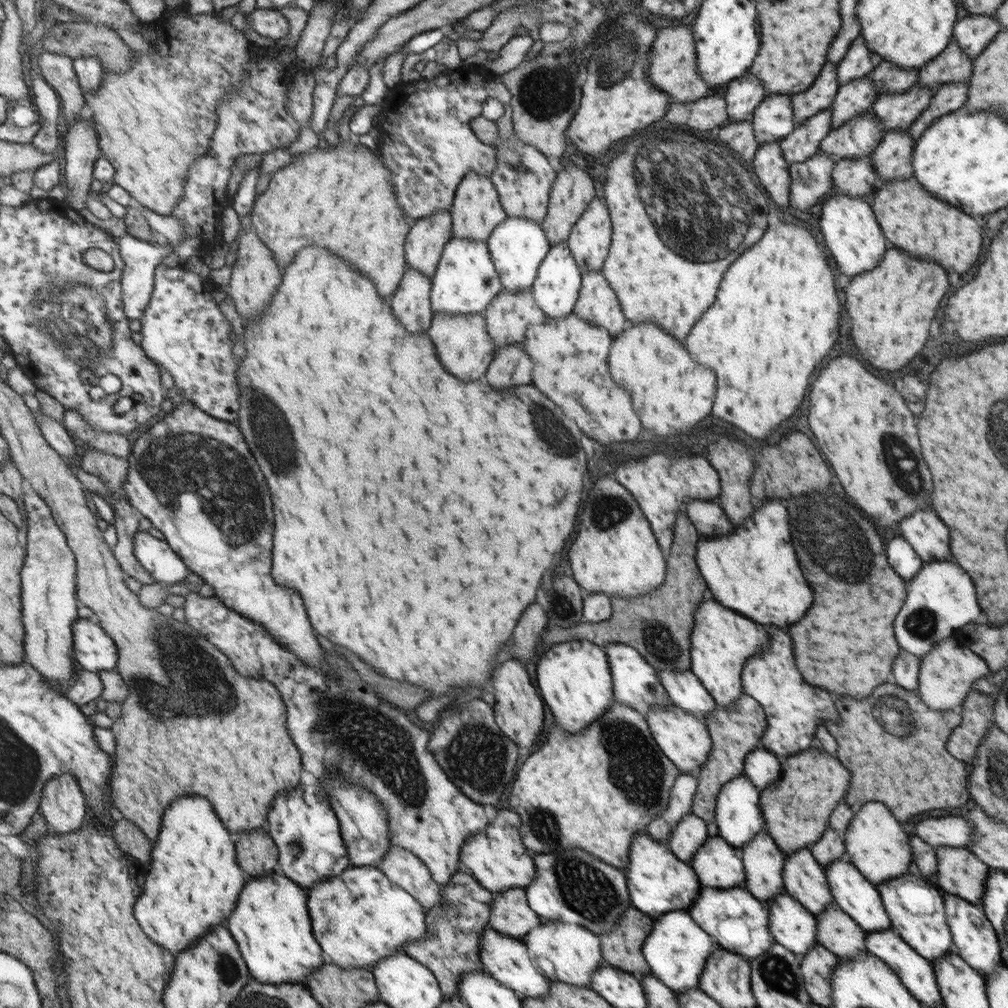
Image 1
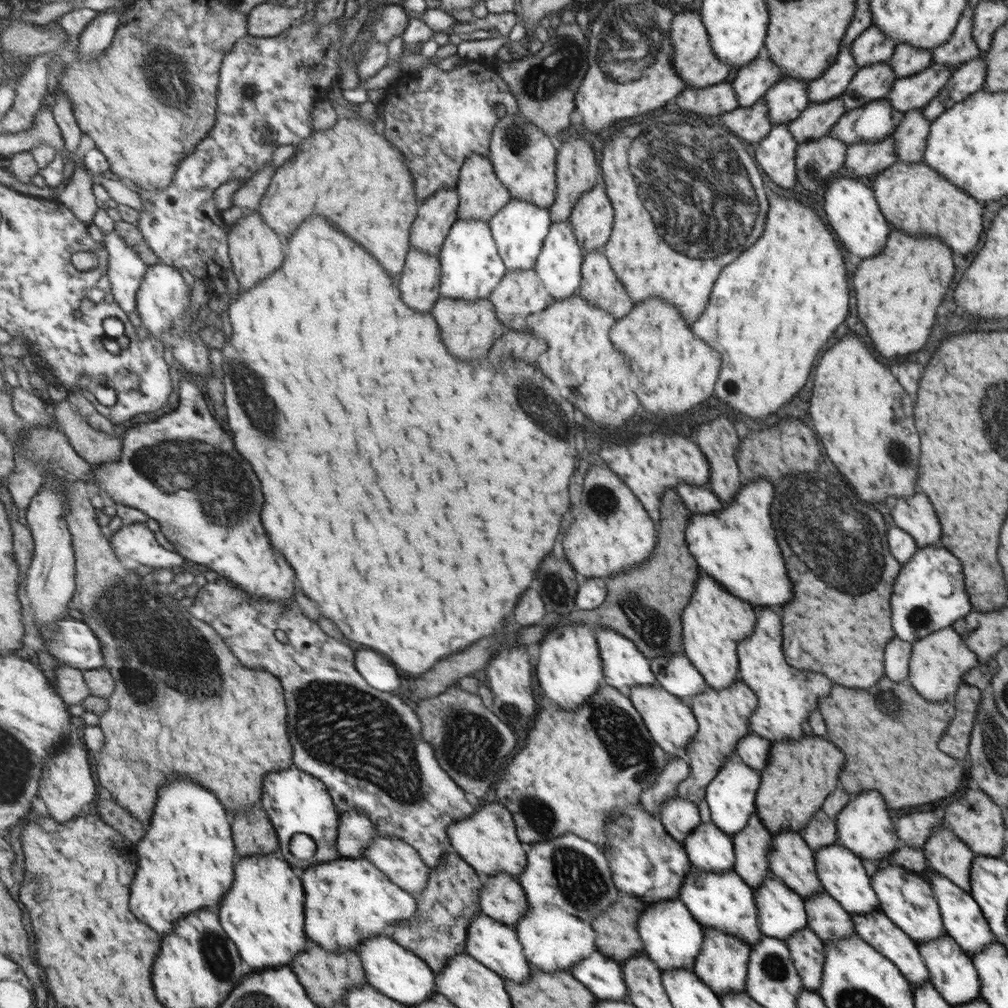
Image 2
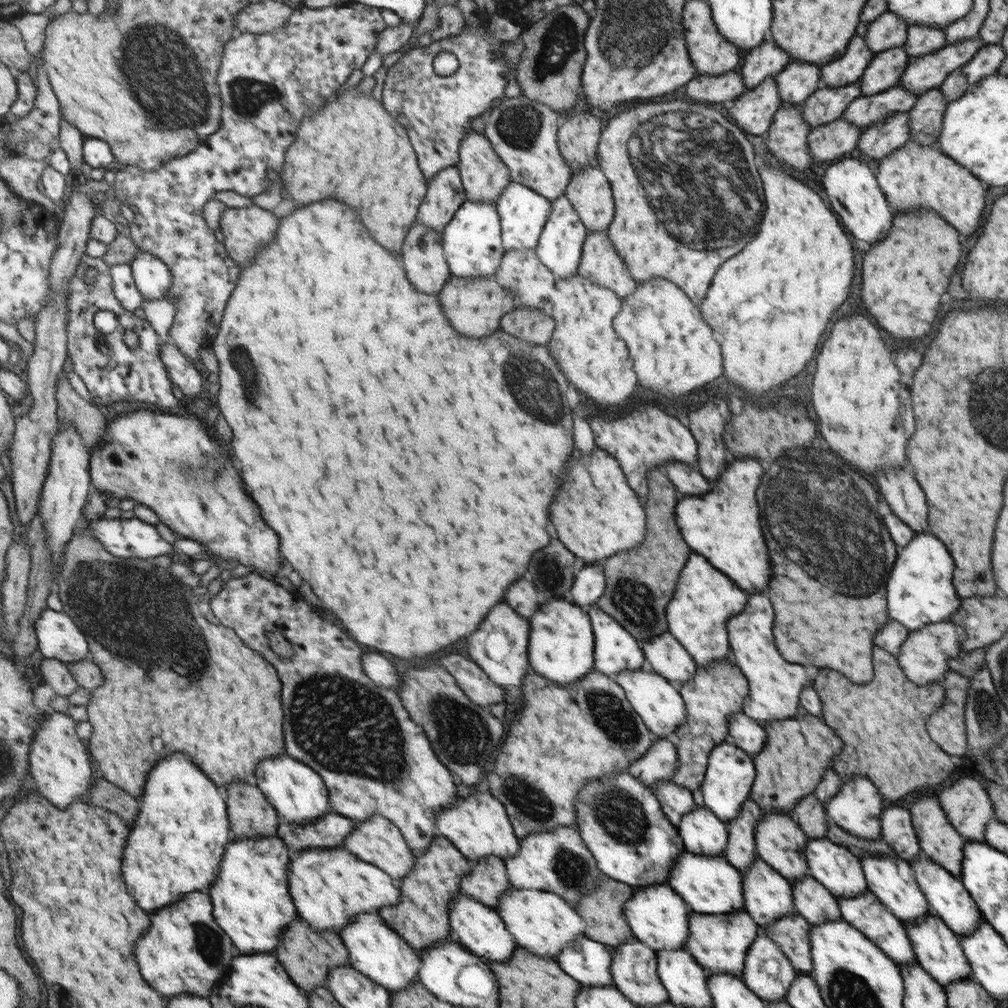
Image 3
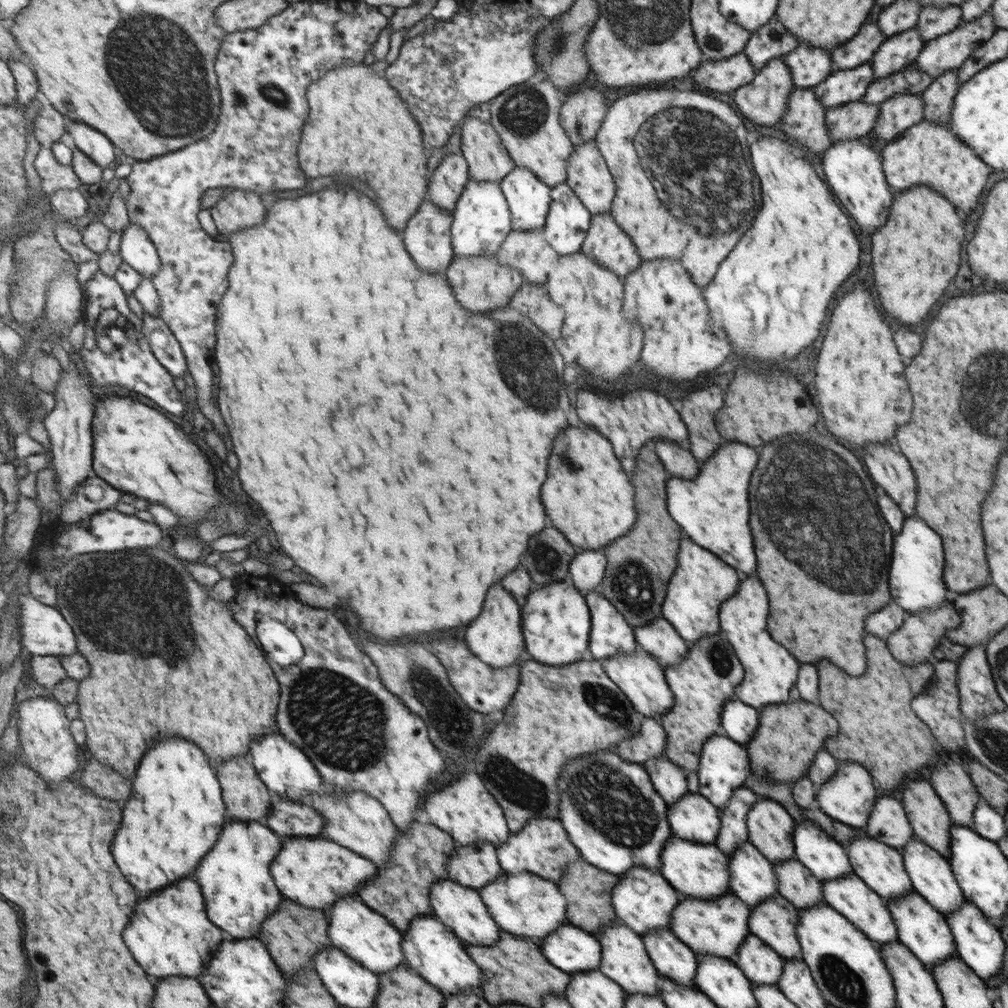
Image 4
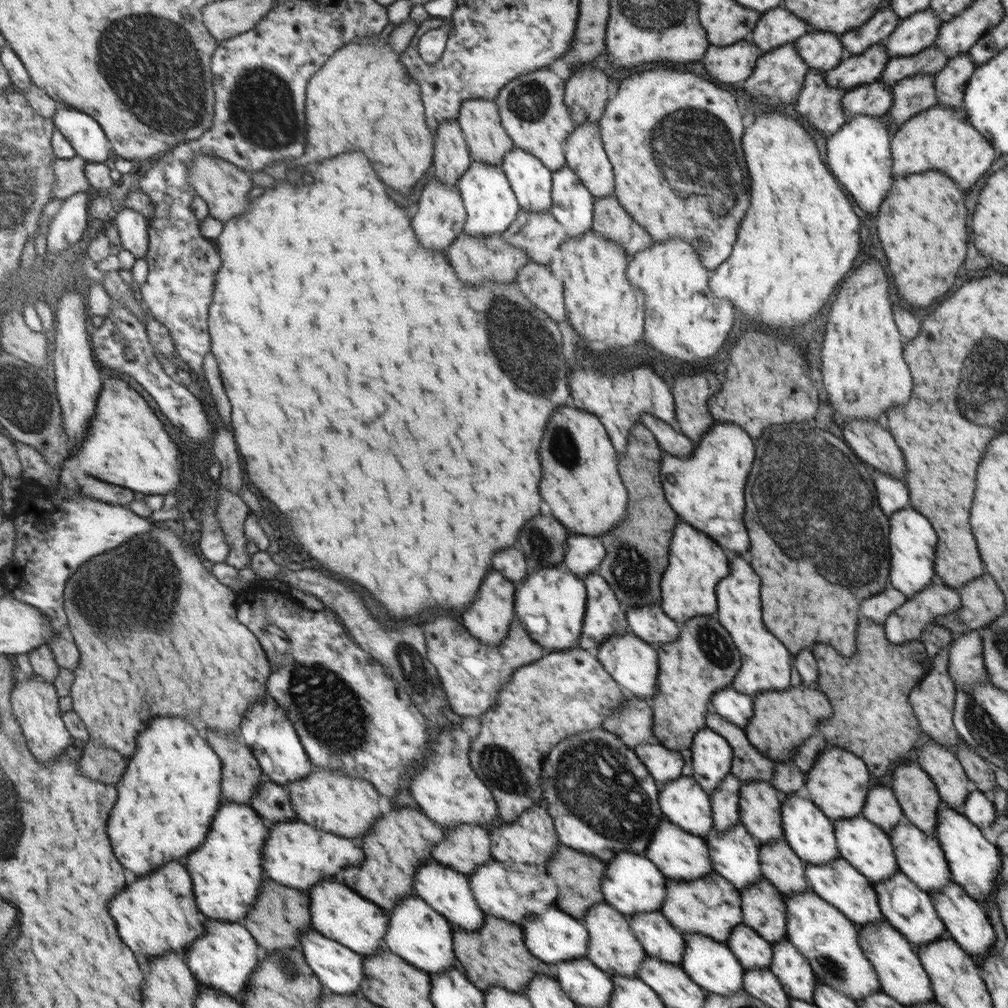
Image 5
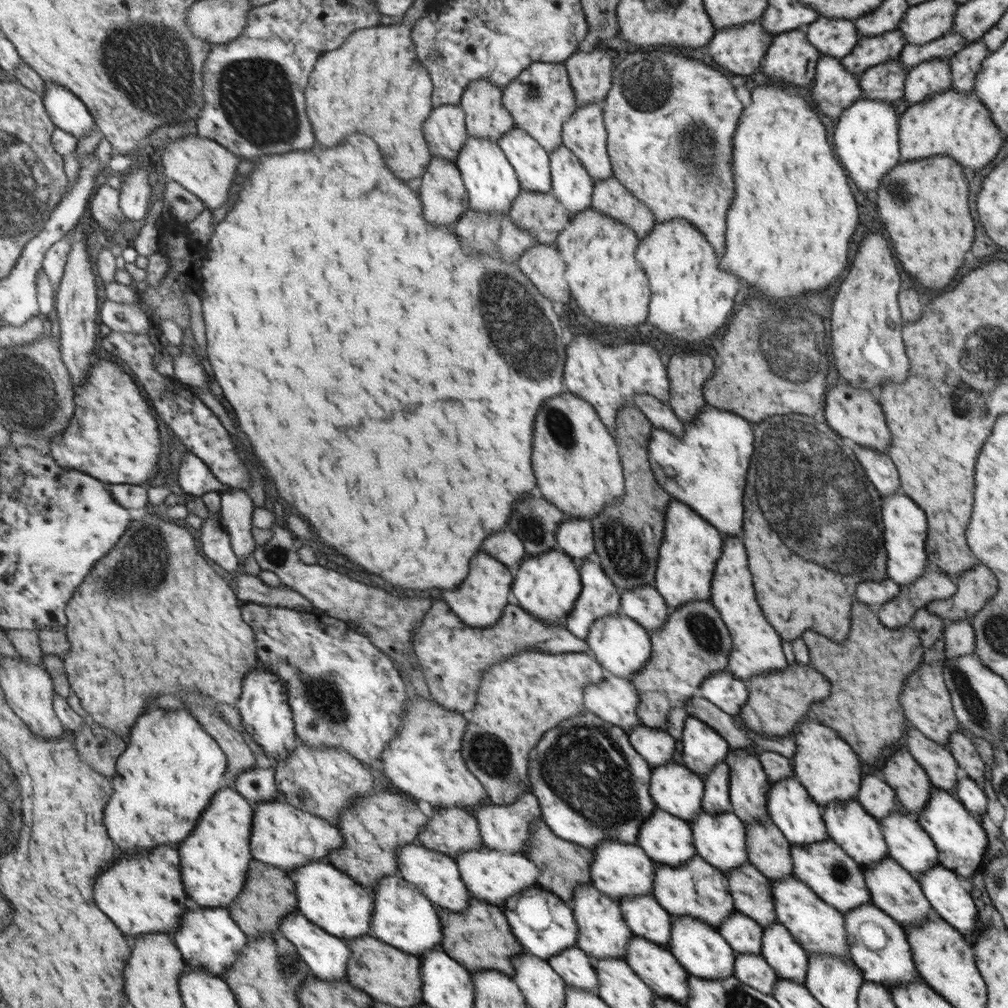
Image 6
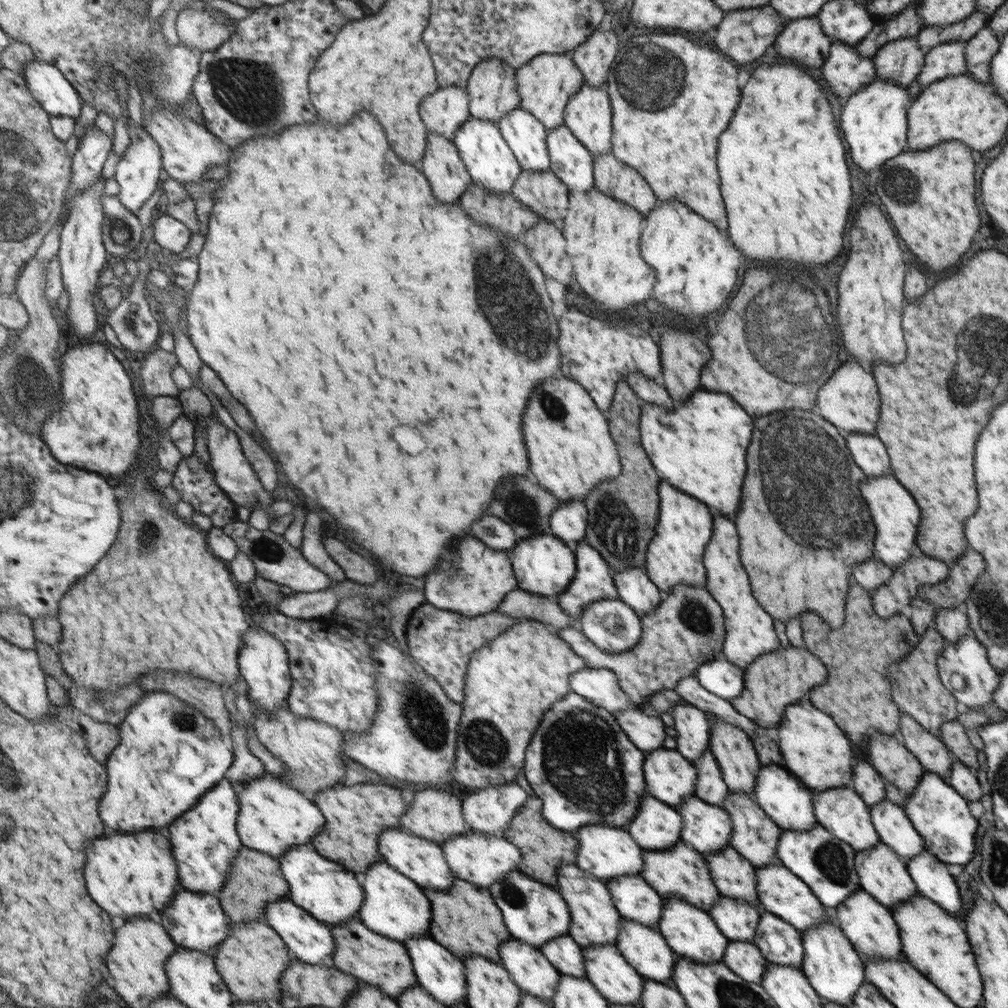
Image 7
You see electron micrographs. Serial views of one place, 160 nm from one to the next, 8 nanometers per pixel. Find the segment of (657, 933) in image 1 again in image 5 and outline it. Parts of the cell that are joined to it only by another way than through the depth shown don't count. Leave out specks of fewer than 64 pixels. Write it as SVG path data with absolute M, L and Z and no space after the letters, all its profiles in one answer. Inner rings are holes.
M621 851L605 863L609 864L609 868L605 868L605 880L600 882L600 888L605 888L603 902L617 909L617 912L626 918L637 913L660 910L665 896L664 882L666 877L648 857Z

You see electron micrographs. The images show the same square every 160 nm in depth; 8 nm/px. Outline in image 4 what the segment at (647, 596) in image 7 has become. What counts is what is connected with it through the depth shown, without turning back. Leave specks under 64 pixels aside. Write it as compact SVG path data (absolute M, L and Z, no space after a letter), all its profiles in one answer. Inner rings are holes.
M659 616L649 624L632 627L636 644L649 653L662 668L680 663L688 653L688 645L668 620Z

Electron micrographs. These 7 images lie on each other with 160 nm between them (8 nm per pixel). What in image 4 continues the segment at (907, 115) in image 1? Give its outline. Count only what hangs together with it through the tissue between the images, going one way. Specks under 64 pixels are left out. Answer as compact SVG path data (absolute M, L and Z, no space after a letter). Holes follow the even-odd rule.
M989 12L970 21L960 21L952 32L923 45L914 63L931 78L958 69L977 47L991 38L995 26Z

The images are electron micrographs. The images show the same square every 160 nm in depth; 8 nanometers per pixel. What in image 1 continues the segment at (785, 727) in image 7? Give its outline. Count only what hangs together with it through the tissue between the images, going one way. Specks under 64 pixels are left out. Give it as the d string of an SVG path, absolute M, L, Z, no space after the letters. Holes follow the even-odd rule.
M869 802L861 808L854 808L841 837L845 858L873 885L913 871L911 846L907 846L907 834L903 834L897 820L893 820L889 810L879 802Z

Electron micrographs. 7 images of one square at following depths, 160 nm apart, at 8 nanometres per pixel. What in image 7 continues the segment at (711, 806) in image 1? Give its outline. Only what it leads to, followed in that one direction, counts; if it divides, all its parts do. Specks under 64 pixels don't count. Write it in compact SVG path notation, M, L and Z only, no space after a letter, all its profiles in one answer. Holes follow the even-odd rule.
M677 584L660 597L659 606L640 617L643 630L640 643L633 650L617 654L601 652L578 628L557 628L555 632L580 656L589 668L607 668L616 673L620 688L633 707L650 711L648 698L661 689L672 689L679 680L691 676L705 660L717 656L723 642L721 608L704 587ZM424 602L411 611L406 623L405 636L408 642L409 655L421 665L430 675L433 675L445 692L459 704L464 704L465 685L469 663L472 654L481 648L489 646L489 640L495 638L501 631L513 623L525 621L524 617L513 618L500 612L491 611L484 615L468 617L455 611L437 608L431 603ZM442 626L449 626L451 636L442 642ZM445 644L442 651L439 646ZM715 652L715 654L713 654Z

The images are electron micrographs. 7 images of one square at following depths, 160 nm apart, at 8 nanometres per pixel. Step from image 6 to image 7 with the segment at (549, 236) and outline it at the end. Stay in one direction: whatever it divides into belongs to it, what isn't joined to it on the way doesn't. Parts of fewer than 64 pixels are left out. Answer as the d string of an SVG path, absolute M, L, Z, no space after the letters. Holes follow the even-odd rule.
M521 170L512 184L511 193L539 218L547 219L555 225L560 225L570 201L568 188L551 171Z

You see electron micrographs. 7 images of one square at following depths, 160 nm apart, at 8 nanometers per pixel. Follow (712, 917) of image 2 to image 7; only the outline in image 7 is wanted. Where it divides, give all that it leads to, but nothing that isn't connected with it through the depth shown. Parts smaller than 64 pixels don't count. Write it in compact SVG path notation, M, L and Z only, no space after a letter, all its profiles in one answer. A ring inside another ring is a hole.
M643 793L627 831L643 850L664 851L680 840L681 815L676 808Z

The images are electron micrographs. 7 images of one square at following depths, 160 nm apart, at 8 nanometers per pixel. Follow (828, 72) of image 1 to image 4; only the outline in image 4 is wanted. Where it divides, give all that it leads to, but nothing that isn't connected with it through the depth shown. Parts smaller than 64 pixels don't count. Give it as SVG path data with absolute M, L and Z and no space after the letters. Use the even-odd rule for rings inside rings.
M876 20L869 21L869 24L859 28L851 40L832 48L830 56L833 70L845 70L869 63L877 47L884 42L883 34L877 26Z

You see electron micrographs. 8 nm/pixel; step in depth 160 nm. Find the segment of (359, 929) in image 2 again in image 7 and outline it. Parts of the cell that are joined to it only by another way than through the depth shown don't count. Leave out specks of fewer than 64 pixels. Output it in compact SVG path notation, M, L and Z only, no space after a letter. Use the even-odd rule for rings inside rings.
M269 772L250 781L236 786L241 810L237 828L241 832L243 844L277 859L297 845L312 846L313 837L322 831L326 823L319 805L305 798L303 792L283 782L279 776Z

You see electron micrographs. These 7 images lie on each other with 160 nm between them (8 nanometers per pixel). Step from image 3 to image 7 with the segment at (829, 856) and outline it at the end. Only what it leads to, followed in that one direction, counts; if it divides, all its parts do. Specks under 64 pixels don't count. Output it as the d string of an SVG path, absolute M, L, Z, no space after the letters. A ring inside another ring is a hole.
M761 765L756 776L756 790L752 792L753 799L780 829L806 831L817 822L812 809L812 792L801 783L798 777L782 766Z

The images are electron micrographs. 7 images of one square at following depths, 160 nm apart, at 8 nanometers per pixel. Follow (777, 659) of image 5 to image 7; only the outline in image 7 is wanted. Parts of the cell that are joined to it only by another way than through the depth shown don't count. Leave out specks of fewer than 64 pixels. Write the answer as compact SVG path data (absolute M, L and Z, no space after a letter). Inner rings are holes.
M715 514L713 518L713 534L711 534L710 542L705 544L702 563L706 577L704 588L709 588L709 592L717 596L717 604L725 608L725 648L723 648L725 658L735 662L735 666L745 668L759 655L775 652L779 642L773 630L771 616L767 616L759 608L759 604L749 592L749 582L737 556L737 534L733 524L725 516Z

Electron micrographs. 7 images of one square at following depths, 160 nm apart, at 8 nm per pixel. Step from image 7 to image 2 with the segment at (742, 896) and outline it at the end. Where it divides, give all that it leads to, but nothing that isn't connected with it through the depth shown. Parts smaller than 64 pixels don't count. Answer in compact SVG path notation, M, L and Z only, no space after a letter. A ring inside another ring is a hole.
M807 926L800 928L799 931L784 940L791 953L792 963L796 967L796 972L800 975L800 980L803 982L803 989L818 992L823 978L824 964L824 942Z

